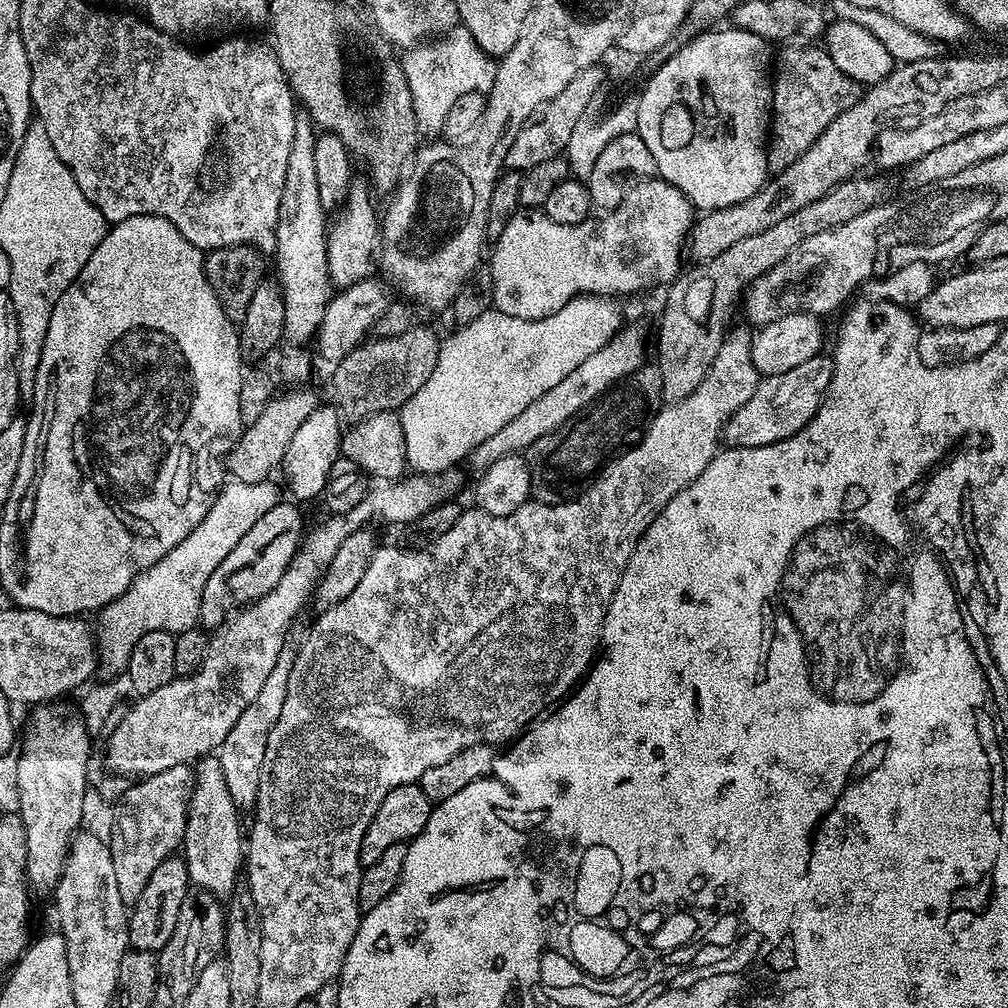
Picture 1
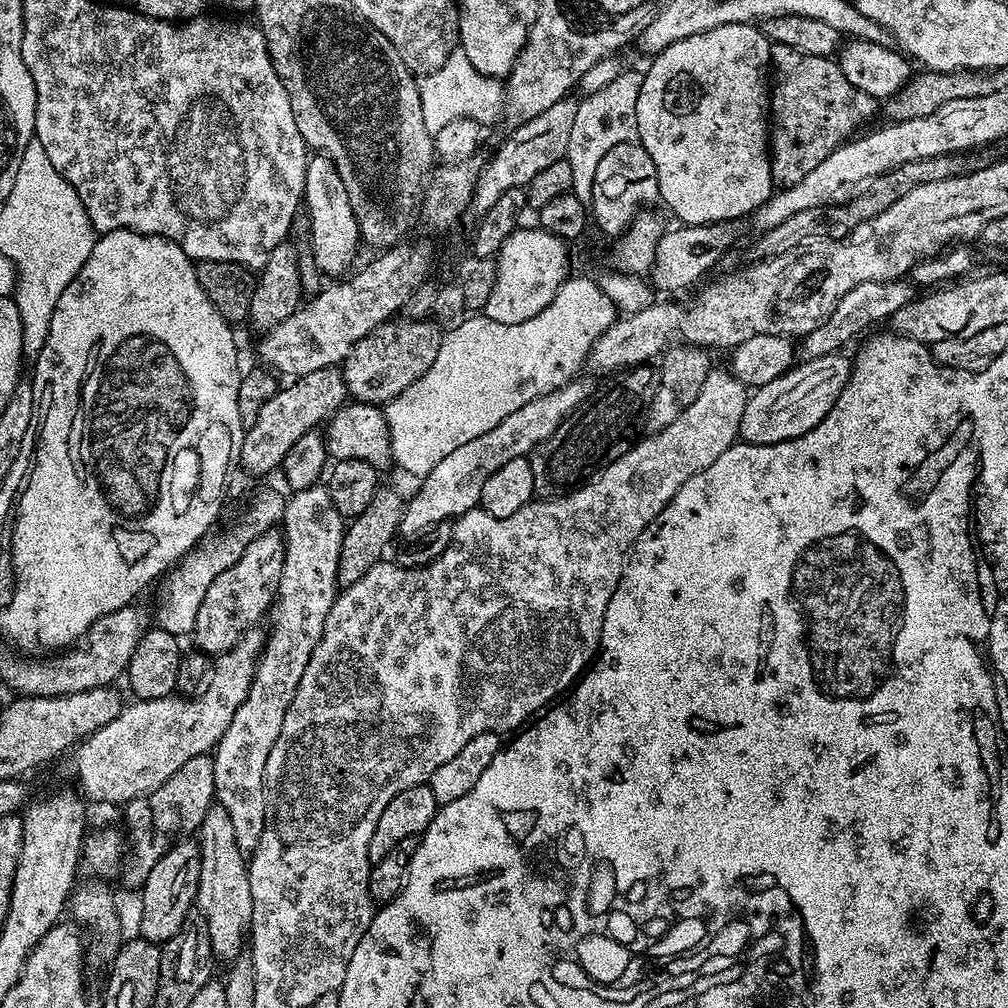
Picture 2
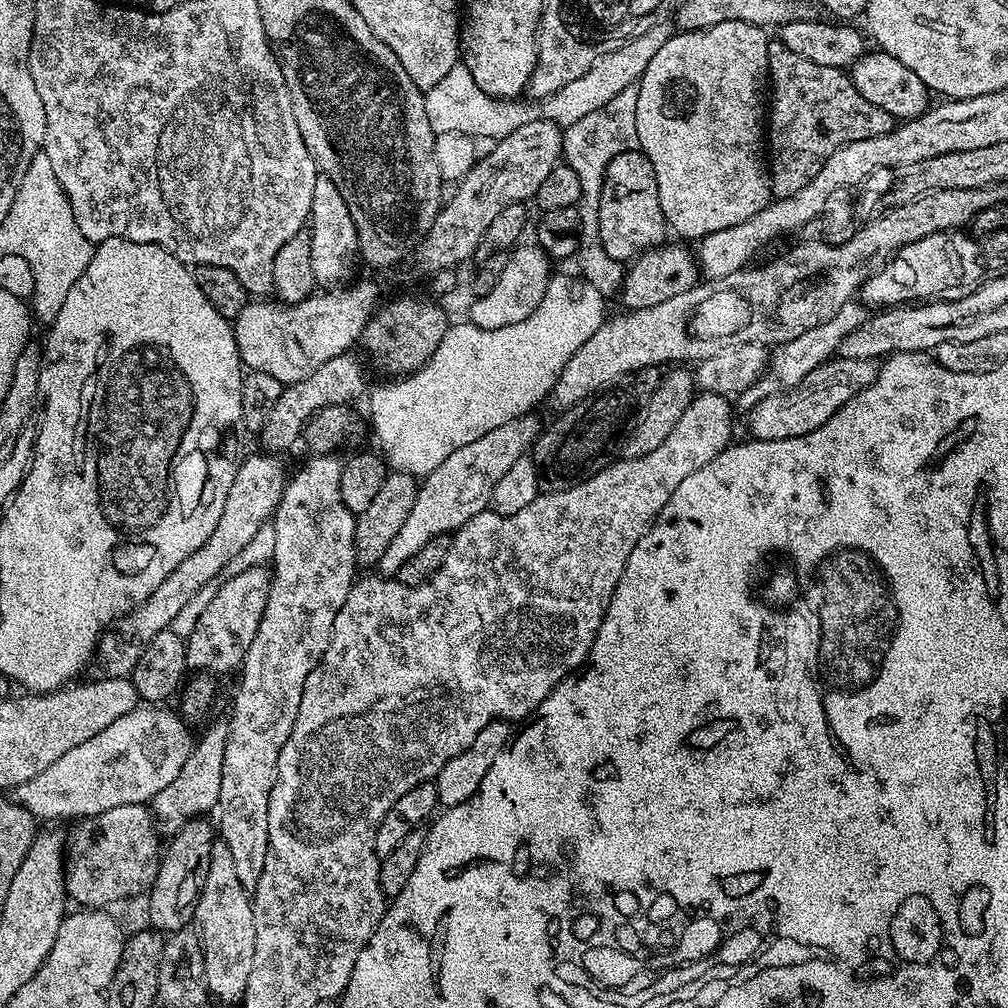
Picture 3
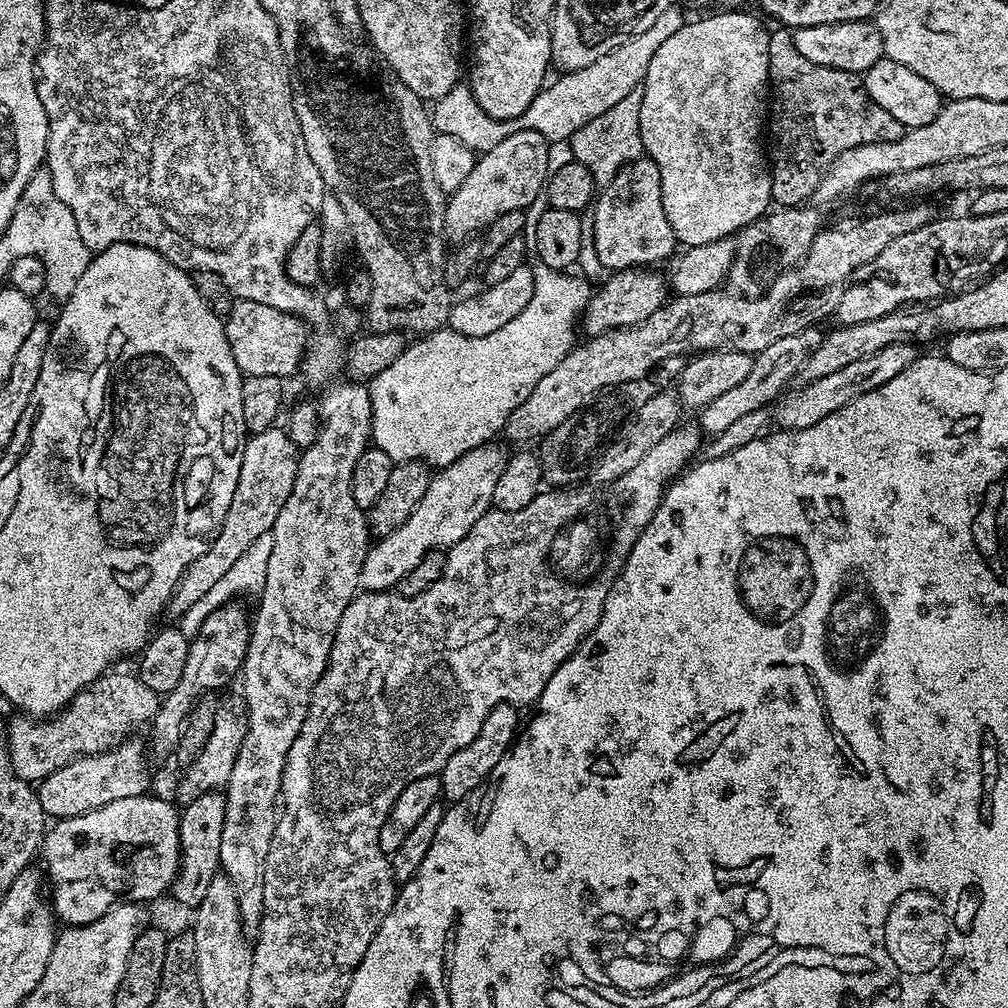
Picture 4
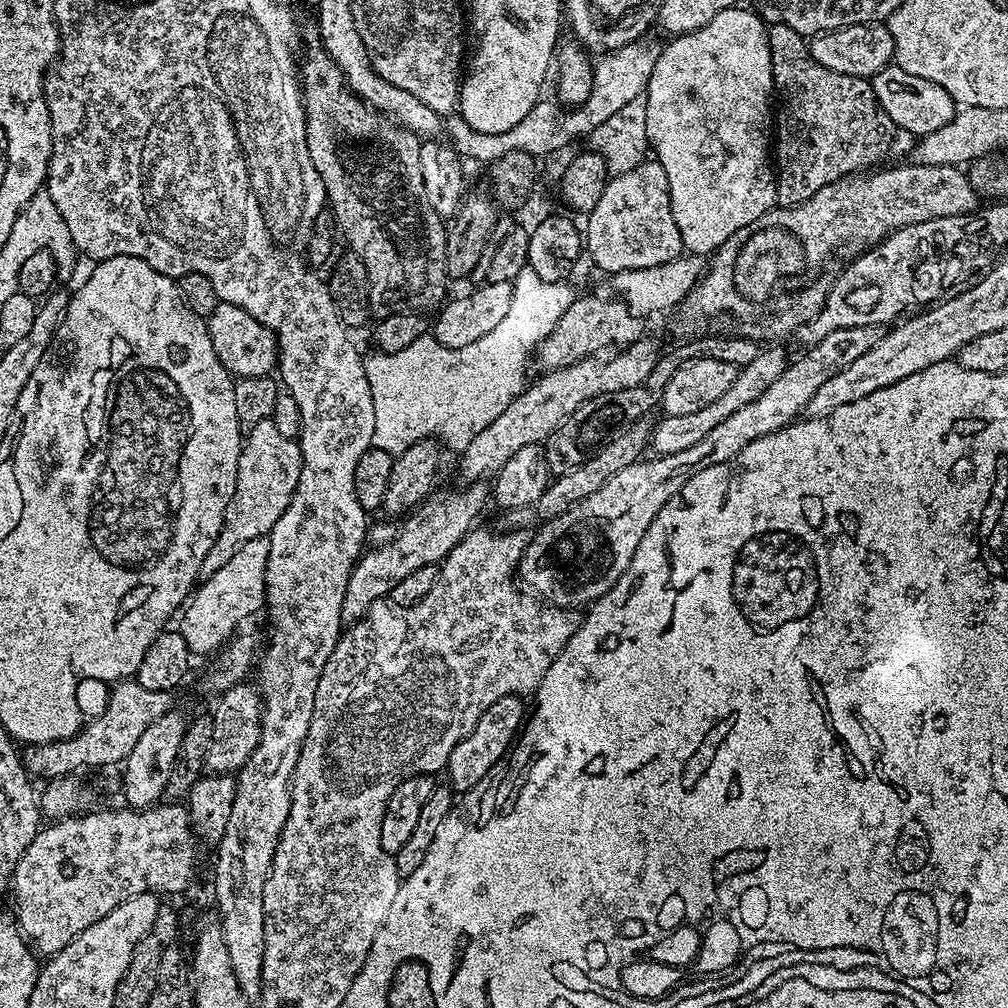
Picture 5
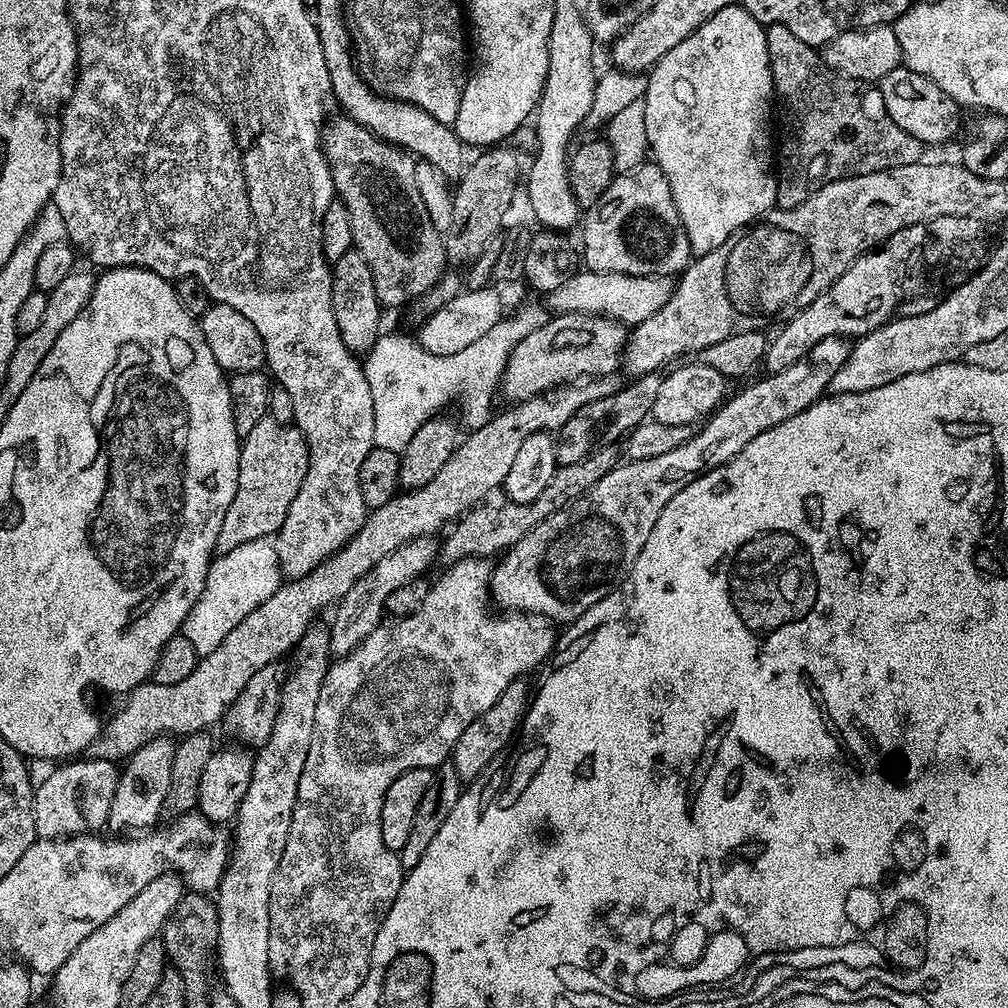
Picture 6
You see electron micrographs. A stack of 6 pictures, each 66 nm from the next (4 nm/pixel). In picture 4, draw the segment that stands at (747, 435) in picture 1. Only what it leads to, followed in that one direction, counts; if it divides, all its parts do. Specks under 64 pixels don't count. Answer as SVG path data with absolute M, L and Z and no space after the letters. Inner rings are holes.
M912 342L891 344L882 350L878 350L878 354L870 354L870 358L850 362L850 366L842 366L842 370L838 370L834 374L826 374L826 378L807 381L802 386L804 388L798 392L794 392L790 396L789 394L785 395L775 401L775 427L789 432L806 430L806 426L814 426L814 422L822 422L826 418L826 414L840 412L842 406L853 403L856 397L882 387L886 382L890 382L890 378L894 378L894 374L900 374L902 370L906 370L906 366L910 366L910 362L916 360L918 355L916 348L917 345Z

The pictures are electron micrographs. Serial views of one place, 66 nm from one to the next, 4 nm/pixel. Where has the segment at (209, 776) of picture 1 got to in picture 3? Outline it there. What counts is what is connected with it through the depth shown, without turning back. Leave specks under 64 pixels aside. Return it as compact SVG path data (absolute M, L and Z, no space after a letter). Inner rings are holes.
M219 838L213 839L210 850L210 870L206 870L204 885L196 903L194 927L200 934L202 958L204 959L204 981L209 997L220 1004L239 1005L244 999L244 991L250 978L250 966L254 966L254 910L249 889L238 882L238 873L234 867L234 858L230 855L230 846Z

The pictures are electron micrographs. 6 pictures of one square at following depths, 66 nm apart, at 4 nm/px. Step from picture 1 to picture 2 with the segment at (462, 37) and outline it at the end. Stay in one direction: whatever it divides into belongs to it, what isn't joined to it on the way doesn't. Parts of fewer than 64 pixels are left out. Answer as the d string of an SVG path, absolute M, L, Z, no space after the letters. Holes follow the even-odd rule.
M462 50L452 52L441 68L427 73L419 81L419 86L422 98L422 119L426 122L426 130L430 130L434 134L438 130L442 130L442 126L447 126L455 120L479 120L481 125L488 126L488 124L494 123L503 112L506 112L505 85L497 77L482 75L474 68L470 58L466 58L466 54Z

